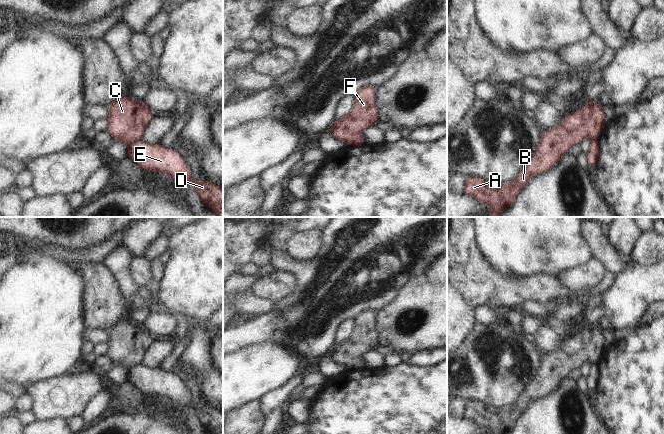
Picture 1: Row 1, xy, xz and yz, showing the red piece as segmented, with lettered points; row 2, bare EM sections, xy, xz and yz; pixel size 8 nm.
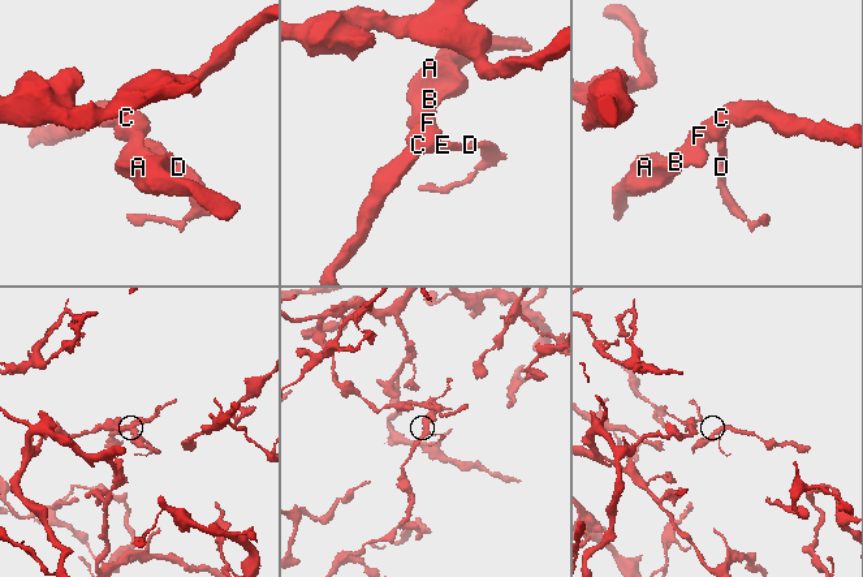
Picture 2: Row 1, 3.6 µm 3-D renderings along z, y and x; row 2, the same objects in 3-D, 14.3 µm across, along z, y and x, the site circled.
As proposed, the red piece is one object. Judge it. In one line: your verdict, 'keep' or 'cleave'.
cleave

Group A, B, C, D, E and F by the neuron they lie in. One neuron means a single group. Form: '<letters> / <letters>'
A B C F / D E

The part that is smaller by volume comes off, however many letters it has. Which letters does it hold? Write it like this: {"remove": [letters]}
{"remove": ["D", "E"]}

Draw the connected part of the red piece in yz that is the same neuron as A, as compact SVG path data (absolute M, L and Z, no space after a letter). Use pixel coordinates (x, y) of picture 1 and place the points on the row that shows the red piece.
M590 101L562 117L557 127L542 132L539 147L512 182L497 184L481 177L468 176L465 177L464 193L488 204L490 217L500 217L514 204L531 178L552 169L573 145L580 144L586 137L597 139L605 126L604 107L597 101Z

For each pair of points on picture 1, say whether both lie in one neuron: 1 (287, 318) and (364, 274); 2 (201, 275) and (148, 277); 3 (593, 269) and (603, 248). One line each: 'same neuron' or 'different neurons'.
1: same neuron
2: different neurons
3: different neurons

